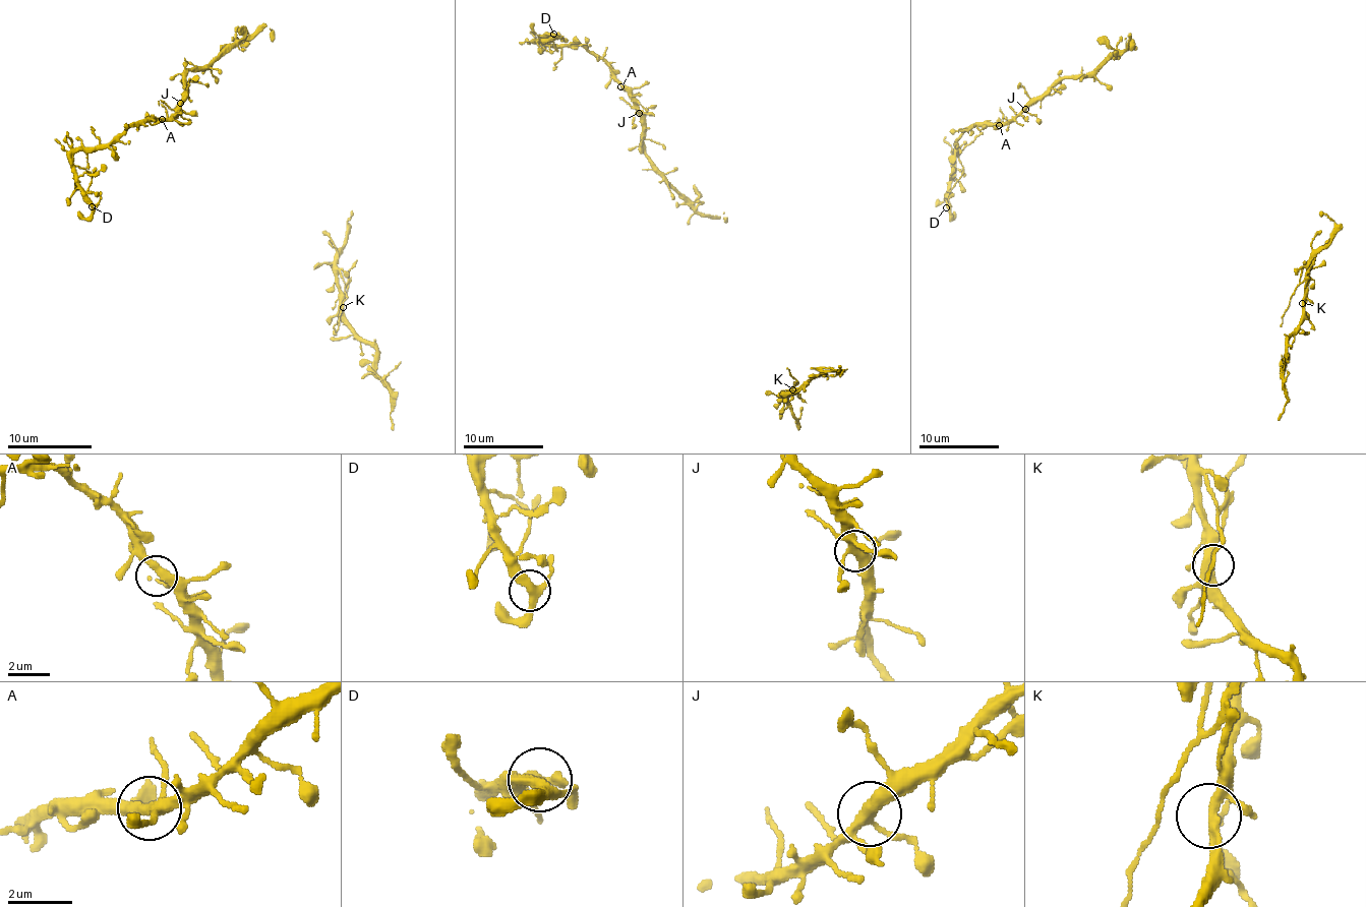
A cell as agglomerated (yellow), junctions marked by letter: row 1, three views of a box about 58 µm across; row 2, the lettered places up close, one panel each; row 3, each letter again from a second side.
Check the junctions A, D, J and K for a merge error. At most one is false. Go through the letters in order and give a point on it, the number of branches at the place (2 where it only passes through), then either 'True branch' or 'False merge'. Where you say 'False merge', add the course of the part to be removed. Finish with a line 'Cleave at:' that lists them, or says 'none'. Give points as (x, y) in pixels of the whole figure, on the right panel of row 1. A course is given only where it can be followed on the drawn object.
A: Place: (999, 125). Branches: 3. True branch
D: Place: (946, 207). Branches: 3. True branch
J: Place: (1025, 109). Branches: 4. True branch
K: Place: (1302, 303). Branches: 3. True branch
Cleave at: none

